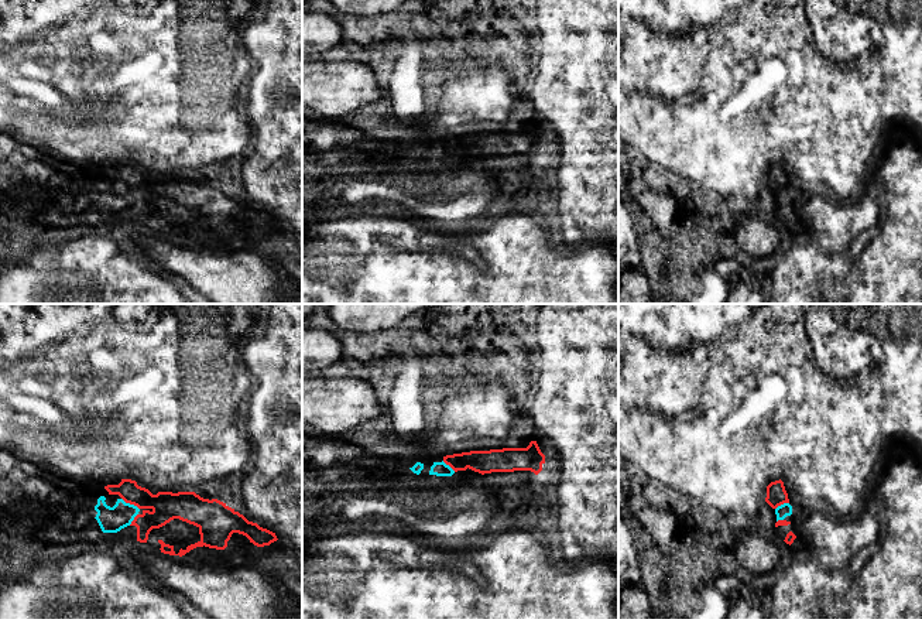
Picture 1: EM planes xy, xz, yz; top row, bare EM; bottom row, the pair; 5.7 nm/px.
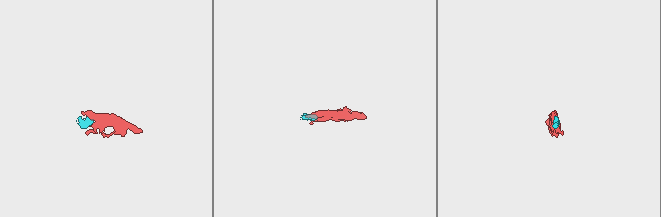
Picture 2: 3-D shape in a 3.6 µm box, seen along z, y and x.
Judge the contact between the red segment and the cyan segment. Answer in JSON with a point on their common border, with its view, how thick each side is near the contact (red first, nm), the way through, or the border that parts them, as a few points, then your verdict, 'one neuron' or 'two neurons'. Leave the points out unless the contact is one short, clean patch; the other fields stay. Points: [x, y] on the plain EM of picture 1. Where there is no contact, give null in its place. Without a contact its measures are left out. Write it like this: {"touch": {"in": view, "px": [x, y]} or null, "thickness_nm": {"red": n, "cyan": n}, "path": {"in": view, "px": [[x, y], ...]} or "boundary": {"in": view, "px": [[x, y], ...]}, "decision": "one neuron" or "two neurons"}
{"touch": {"in": "xy", "px": [130, 187]}, "thickness_nm": {"red": 160, "cyan": 140}, "path": {"in": "xy", "px": [[167, 190], [158, 185], [130, 187], [113, 202]]}, "decision": "one neuron"}

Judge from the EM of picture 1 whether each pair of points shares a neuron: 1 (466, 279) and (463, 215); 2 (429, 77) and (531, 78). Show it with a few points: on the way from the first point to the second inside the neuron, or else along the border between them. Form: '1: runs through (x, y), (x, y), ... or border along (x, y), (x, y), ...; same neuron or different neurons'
1: border along (448, 228), (466, 229); different neurons
2: runs through (455, 54), (506, 54); same neuron

